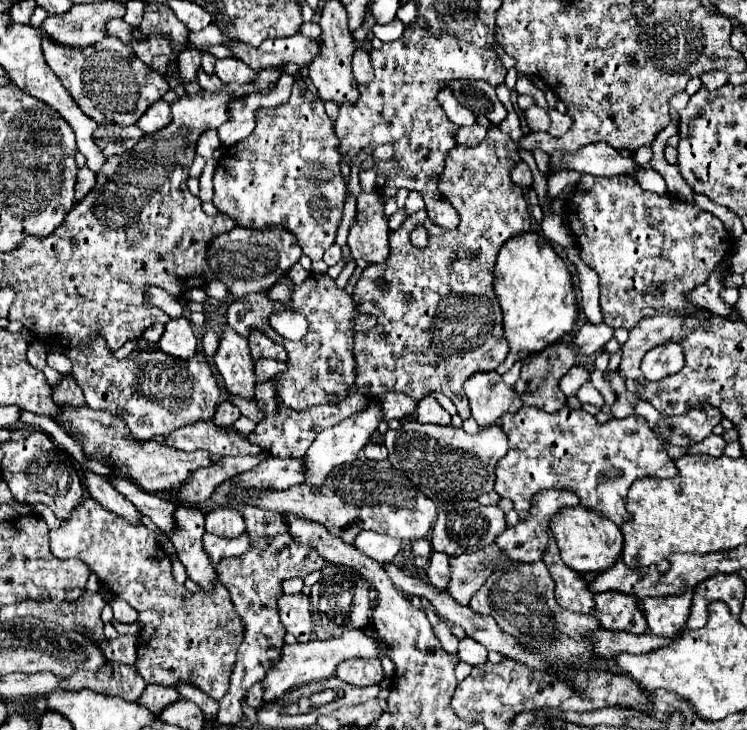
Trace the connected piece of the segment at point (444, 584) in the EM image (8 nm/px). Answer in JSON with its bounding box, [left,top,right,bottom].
[428,551,450,591]

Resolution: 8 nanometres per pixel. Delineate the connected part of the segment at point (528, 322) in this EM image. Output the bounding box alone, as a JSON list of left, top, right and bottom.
[494,233,578,375]

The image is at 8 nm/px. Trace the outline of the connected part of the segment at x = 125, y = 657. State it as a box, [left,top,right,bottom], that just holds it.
[100,635,136,665]

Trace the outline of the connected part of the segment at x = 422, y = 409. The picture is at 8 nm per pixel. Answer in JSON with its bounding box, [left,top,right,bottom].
[416,399,450,425]

